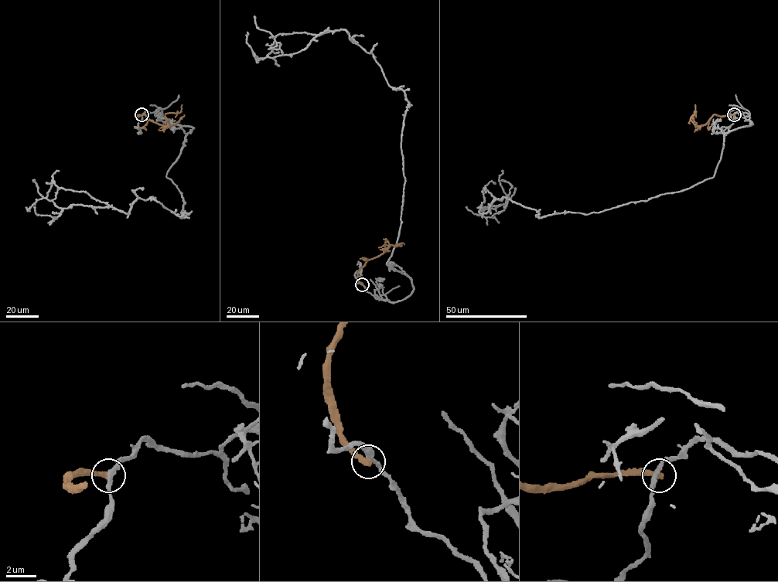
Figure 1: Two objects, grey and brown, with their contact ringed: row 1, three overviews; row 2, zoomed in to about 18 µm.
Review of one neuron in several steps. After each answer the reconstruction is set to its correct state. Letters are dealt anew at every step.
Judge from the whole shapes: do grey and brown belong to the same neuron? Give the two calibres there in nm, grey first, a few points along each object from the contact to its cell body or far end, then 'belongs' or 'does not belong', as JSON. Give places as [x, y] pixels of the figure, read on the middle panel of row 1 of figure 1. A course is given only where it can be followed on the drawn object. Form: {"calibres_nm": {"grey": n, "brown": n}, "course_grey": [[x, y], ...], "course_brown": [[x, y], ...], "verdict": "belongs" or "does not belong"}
{"calibres_nm": {"grey": 280, "brown": 400}, "course_grey": [[362, 284], [393, 302], [413, 289], [387, 264], [400, 225], [405, 94], [344, 30], [263, 58], [247, 32]], "course_brown": [[362, 284], [358, 270], [387, 249], [389, 244], [385, 241], [387, 245], [401, 245]], "verdict": "does not belong"}

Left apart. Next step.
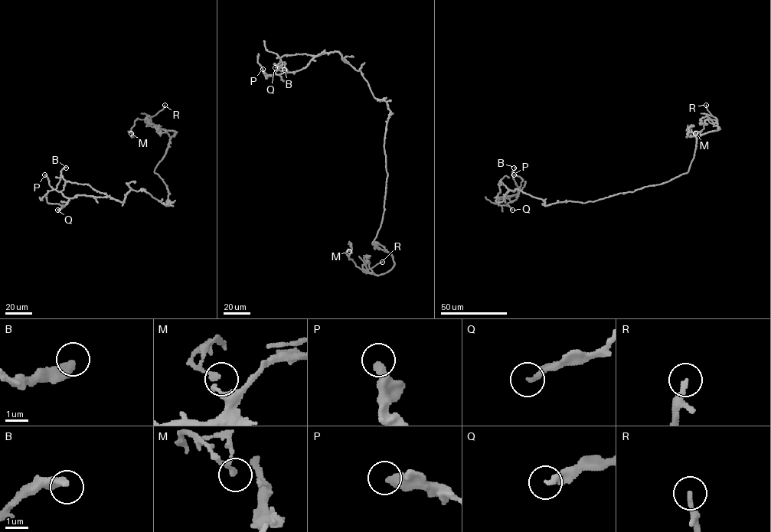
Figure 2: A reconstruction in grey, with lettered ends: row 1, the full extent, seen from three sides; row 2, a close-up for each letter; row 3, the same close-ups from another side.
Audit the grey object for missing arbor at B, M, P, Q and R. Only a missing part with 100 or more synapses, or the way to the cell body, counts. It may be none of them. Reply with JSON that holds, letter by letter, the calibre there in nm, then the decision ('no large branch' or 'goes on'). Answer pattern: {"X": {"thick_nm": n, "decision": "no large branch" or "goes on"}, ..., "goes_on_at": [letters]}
{"B": {"thick_nm": 400, "decision": "no large branch"}, "M": {"thick_nm": 110, "decision": "no large branch"}, "P": {"thick_nm": 360, "decision": "no large branch"}, "Q": {"thick_nm": 240, "decision": "no large branch"}, "R": {"thick_nm": 190, "decision": "goes on"}, "goes_on_at": ["R"]}

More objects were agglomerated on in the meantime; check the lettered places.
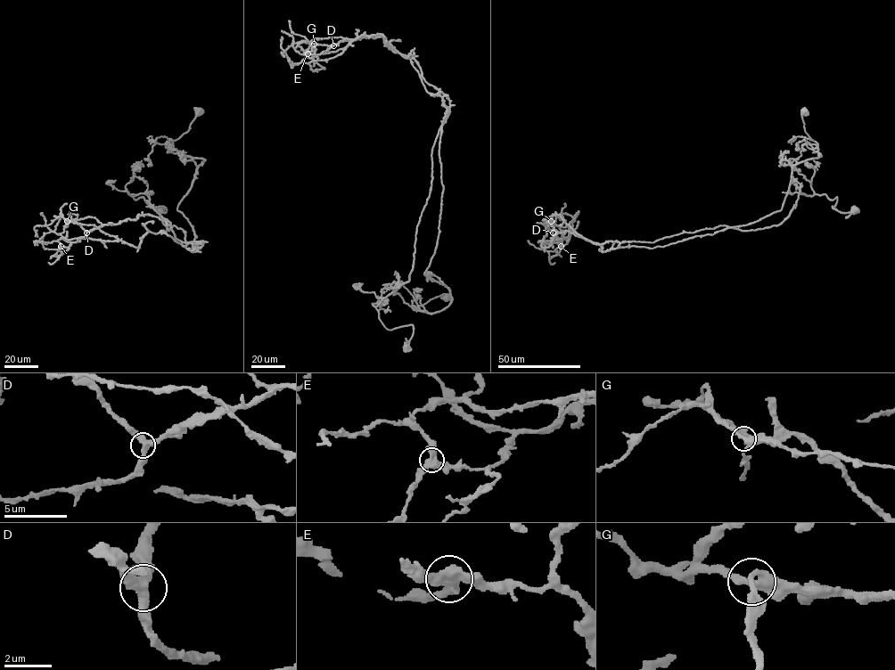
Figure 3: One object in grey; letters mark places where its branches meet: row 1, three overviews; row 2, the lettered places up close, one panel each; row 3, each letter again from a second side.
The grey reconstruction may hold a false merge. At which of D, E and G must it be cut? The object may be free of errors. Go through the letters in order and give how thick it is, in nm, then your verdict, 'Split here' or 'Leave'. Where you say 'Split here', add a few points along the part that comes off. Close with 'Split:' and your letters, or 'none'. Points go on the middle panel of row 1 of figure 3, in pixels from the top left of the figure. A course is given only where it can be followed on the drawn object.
D: Thickness 440 nm. Leave
E: Thickness 420 nm. Split here. Course of the part to remove: (307, 53), (381, 36), (449, 101), (409, 280), (376, 307), (389, 330), (413, 326), (403, 350)
G: Thickness 400 nm. Leave
Split: E

